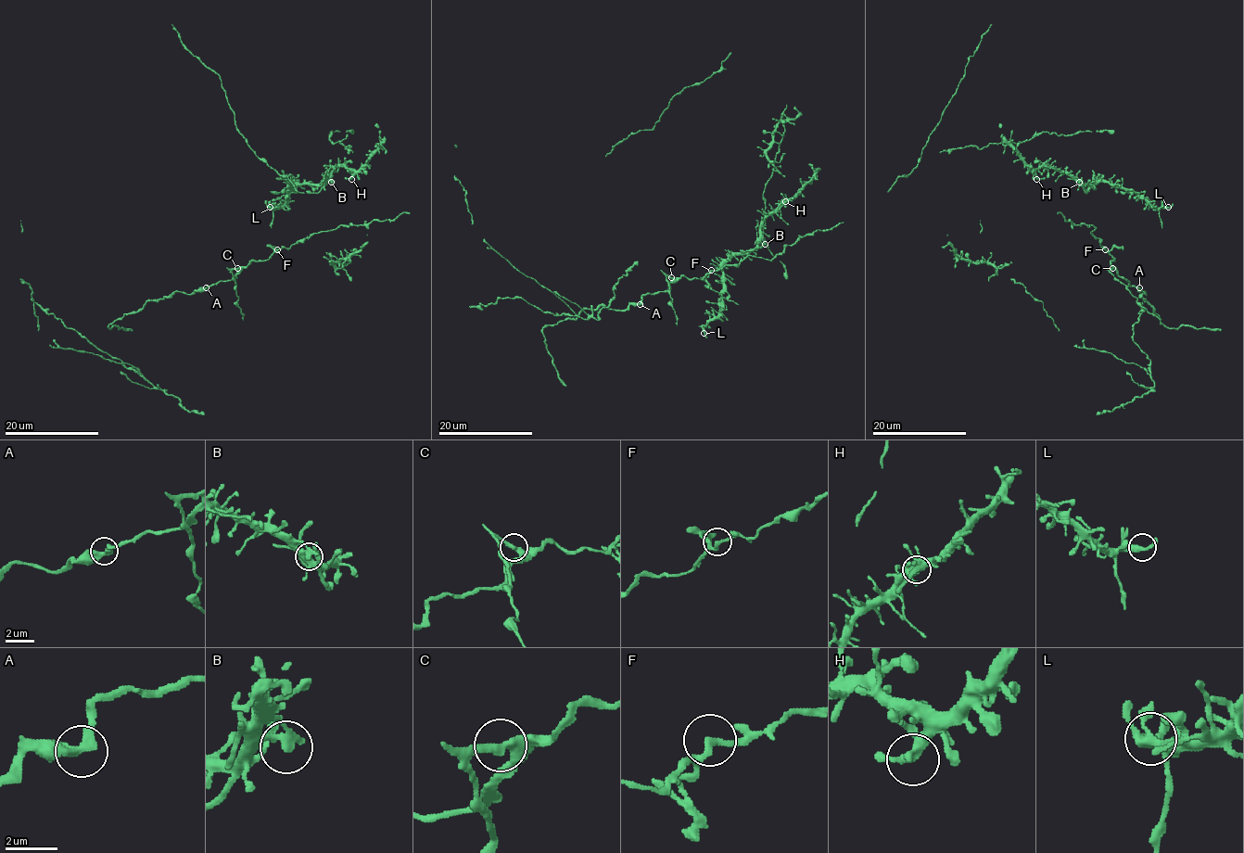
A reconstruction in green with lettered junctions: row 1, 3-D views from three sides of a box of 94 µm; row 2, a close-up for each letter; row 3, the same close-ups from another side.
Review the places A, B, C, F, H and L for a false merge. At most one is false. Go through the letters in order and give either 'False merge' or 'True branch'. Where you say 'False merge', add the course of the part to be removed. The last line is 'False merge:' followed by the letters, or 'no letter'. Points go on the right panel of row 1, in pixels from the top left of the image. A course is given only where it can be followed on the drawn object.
A: True branch
B: True branch
C: False merge. Course of the part to remove: (1112, 268), (1110, 271), (1142, 306), (1161, 320)
F: True branch
H: True branch
L: True branch
False merge: C

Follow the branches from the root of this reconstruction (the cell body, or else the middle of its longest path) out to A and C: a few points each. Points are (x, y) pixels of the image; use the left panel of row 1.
A: (278, 250), (267, 260), (249, 262), (232, 280), (206, 287)
C: (278, 250), (267, 260), (252, 261), (245, 267), (236, 268)

